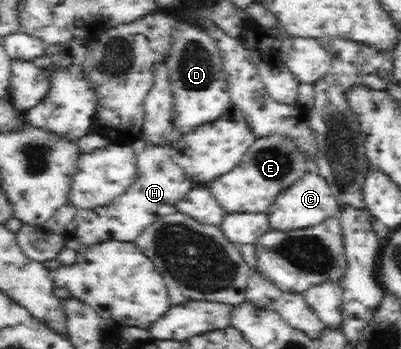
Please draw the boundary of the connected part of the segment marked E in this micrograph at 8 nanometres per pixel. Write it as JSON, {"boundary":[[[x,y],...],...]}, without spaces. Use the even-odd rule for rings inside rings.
{"boundary":[[[271,133],[256,137],[243,155],[241,162],[229,172],[207,183],[213,196],[223,205],[227,214],[232,212],[267,212],[278,194],[295,184],[309,172],[315,172],[313,158],[309,158],[291,135]]]}

